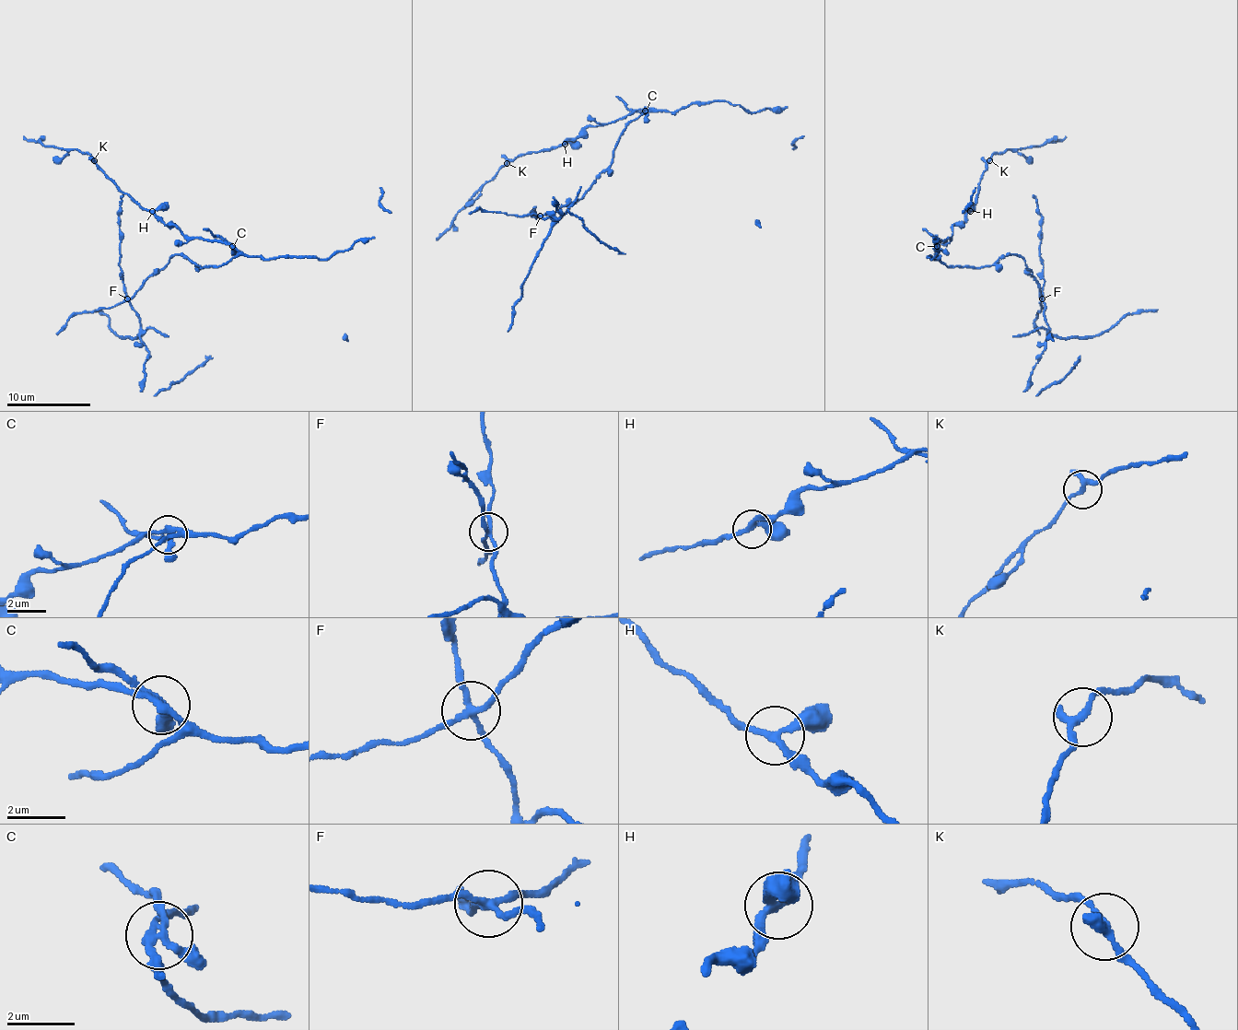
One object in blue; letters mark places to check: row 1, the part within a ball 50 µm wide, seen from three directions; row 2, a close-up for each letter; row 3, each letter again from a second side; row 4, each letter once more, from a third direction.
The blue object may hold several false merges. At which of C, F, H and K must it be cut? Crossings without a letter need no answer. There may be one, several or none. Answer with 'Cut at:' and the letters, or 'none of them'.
Cut at: C, F

